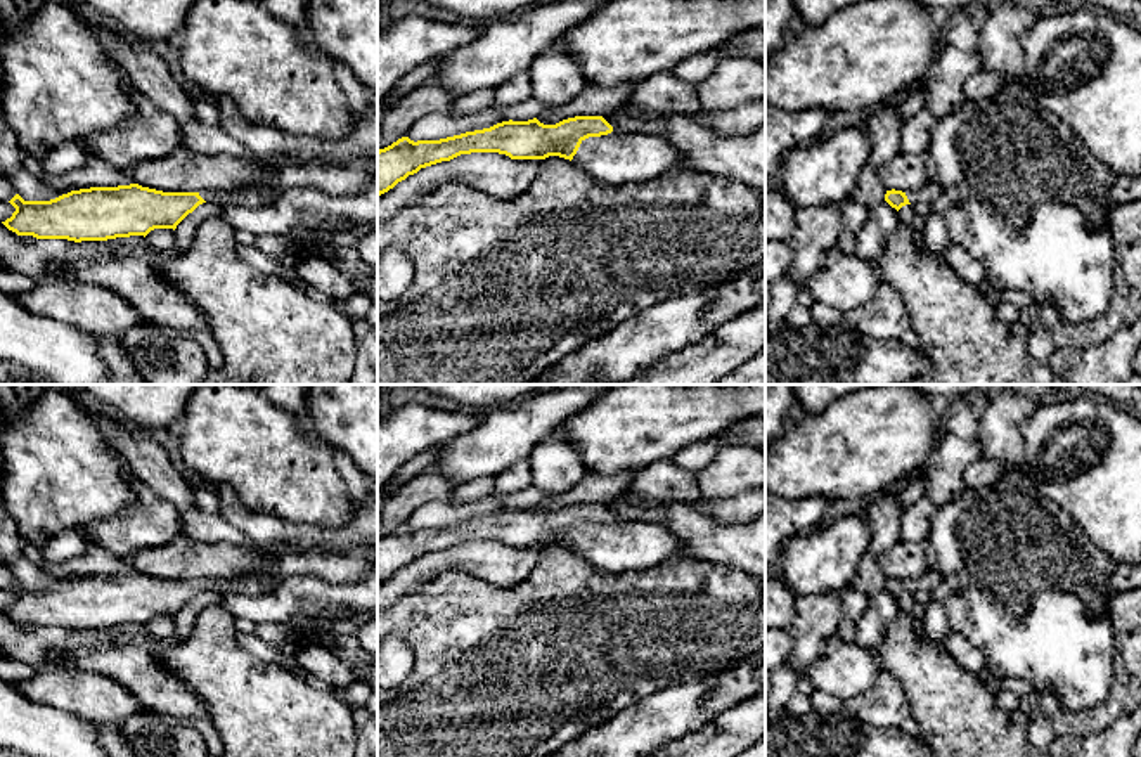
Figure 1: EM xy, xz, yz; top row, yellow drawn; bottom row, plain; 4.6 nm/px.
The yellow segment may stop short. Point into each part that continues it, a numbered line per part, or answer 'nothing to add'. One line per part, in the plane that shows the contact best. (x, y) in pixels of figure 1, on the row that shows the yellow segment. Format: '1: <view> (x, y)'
1: xz (615, 160)

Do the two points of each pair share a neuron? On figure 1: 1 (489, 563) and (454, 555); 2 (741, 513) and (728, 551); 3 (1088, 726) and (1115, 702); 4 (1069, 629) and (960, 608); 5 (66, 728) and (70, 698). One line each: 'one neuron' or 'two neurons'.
1: one neuron
2: two neurons
3: one neuron
4: one neuron
5: two neurons

